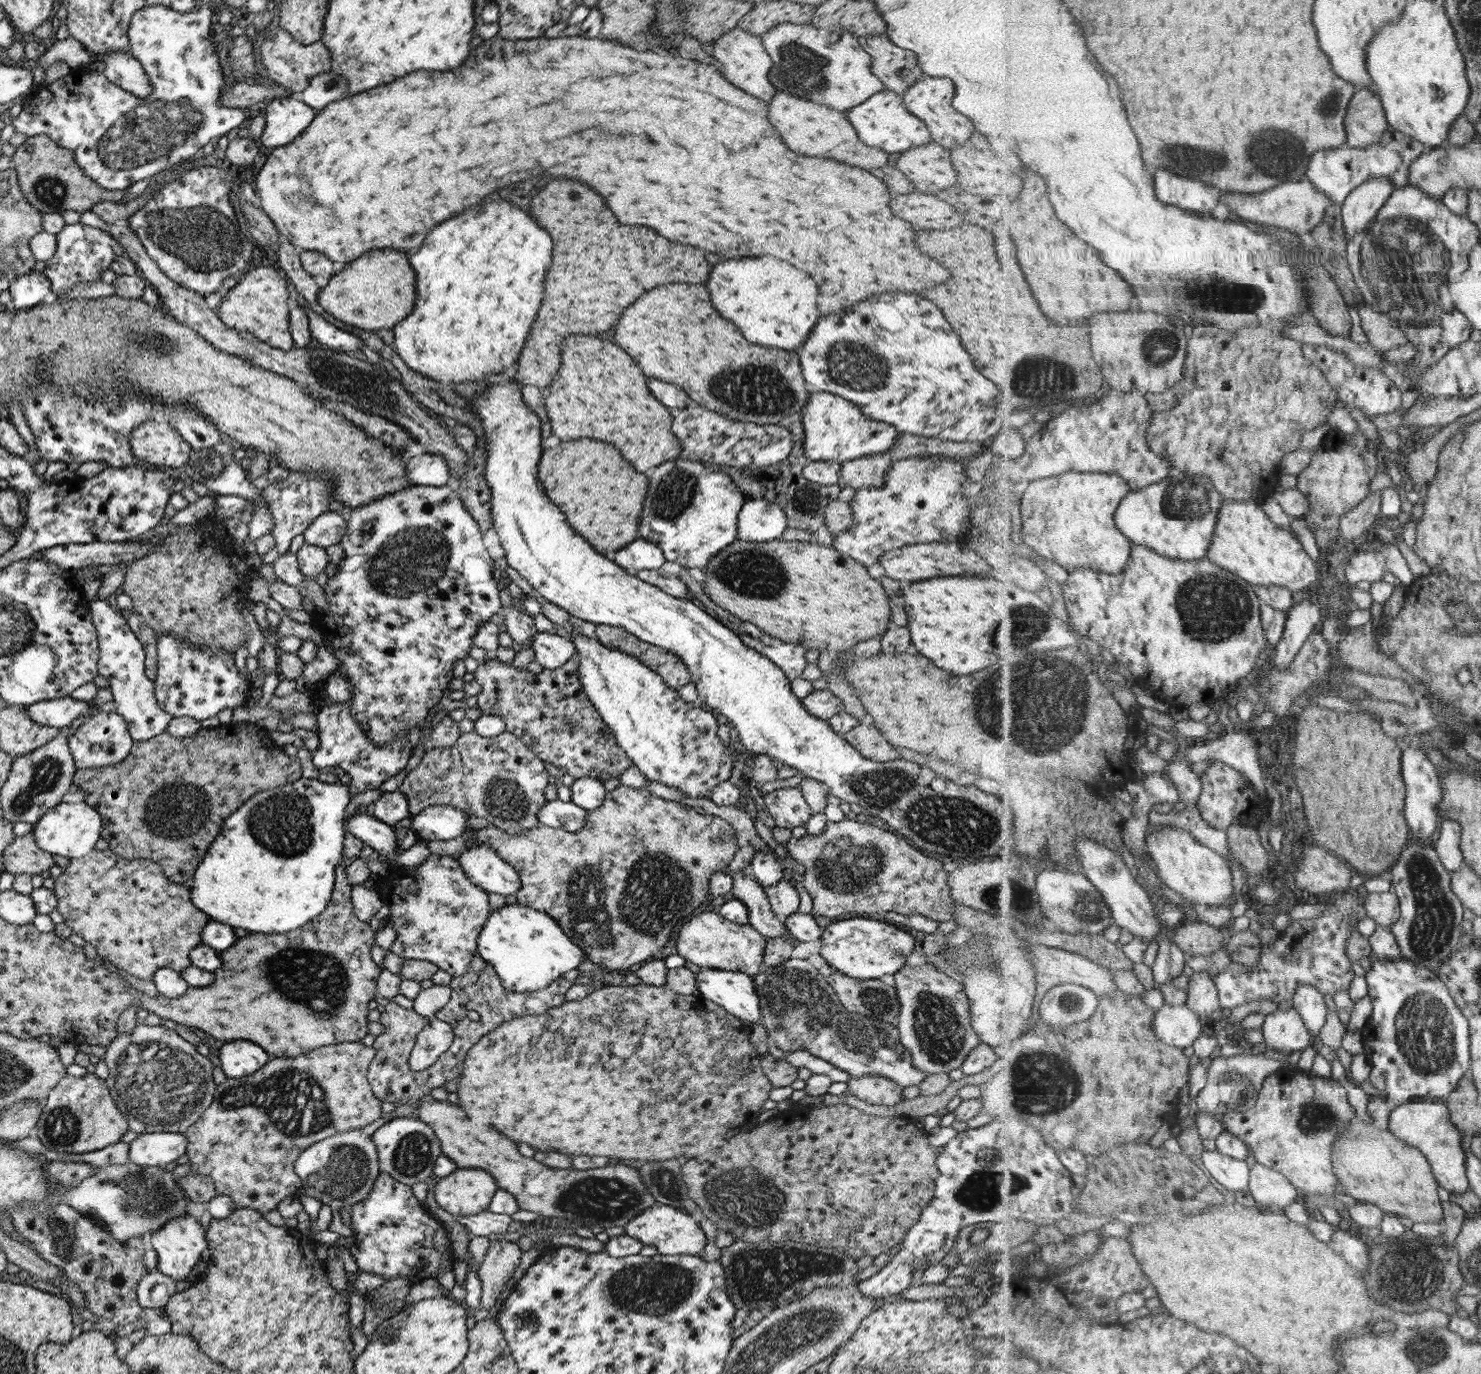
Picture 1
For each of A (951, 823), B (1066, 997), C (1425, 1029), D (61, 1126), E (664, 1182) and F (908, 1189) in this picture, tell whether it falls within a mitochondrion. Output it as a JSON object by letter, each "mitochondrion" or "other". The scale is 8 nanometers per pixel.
{"A":"mitochondrion","B":"mitochondrion","C":"mitochondrion","D":"mitochondrion","E":"mitochondrion","F":"other"}

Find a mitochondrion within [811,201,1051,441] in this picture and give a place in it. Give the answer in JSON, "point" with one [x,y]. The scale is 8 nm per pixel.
{"point":[858,366]}

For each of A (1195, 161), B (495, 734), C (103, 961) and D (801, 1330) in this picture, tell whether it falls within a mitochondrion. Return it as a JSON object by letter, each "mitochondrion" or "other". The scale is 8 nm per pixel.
{"A":"mitochondrion","B":"other","C":"other","D":"mitochondrion"}

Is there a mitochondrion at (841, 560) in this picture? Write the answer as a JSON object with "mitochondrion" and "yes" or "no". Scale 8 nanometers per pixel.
{"mitochondrion":"no"}

